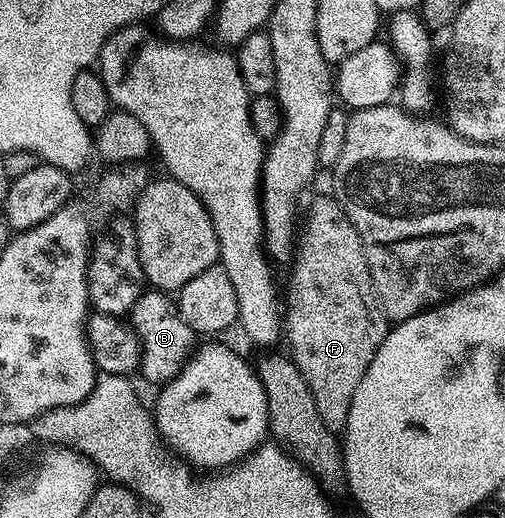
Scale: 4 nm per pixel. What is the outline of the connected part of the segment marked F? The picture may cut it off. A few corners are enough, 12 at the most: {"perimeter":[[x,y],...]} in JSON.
{"perimeter":[[313,200],[286,342],[339,435],[390,326],[360,234]]}

